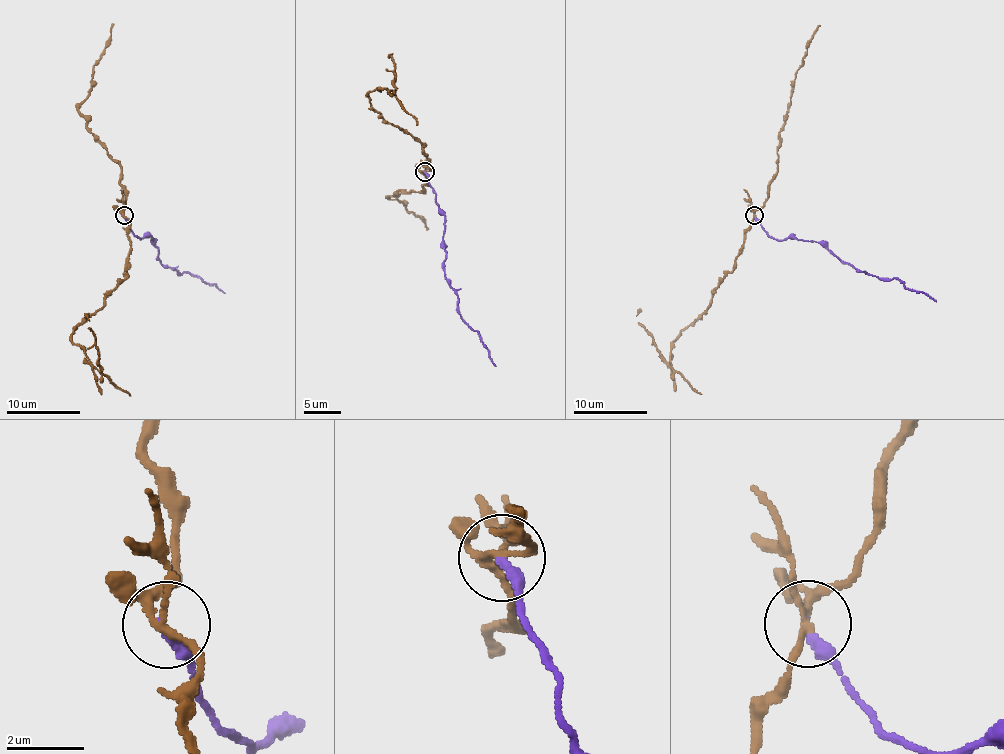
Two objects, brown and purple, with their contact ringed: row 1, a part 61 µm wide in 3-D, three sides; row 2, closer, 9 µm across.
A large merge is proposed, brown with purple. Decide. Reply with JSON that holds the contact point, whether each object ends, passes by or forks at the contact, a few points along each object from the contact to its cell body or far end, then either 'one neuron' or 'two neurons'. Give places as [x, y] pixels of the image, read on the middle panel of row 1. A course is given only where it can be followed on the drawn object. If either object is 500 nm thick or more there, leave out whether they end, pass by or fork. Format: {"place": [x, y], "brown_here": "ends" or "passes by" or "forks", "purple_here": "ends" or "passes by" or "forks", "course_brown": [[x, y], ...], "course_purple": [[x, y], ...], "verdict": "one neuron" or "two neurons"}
{"place": [425, 171], "brown_here": "forks", "purple_here": "ends", "course_brown": [[424, 171], [431, 169], [423, 145], [372, 108], [369, 95], [393, 90], [395, 63], [393, 54], [388, 57]], "course_purple": [[424, 171], [436, 196], [438, 211], [444, 216], [445, 276], [458, 299], [458, 314], [476, 331], [496, 366]], "verdict": "two neurons"}

